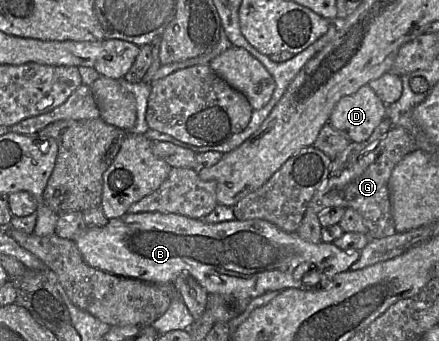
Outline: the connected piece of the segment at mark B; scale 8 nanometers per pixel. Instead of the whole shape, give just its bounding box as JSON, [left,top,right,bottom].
[74,212,360,299]

